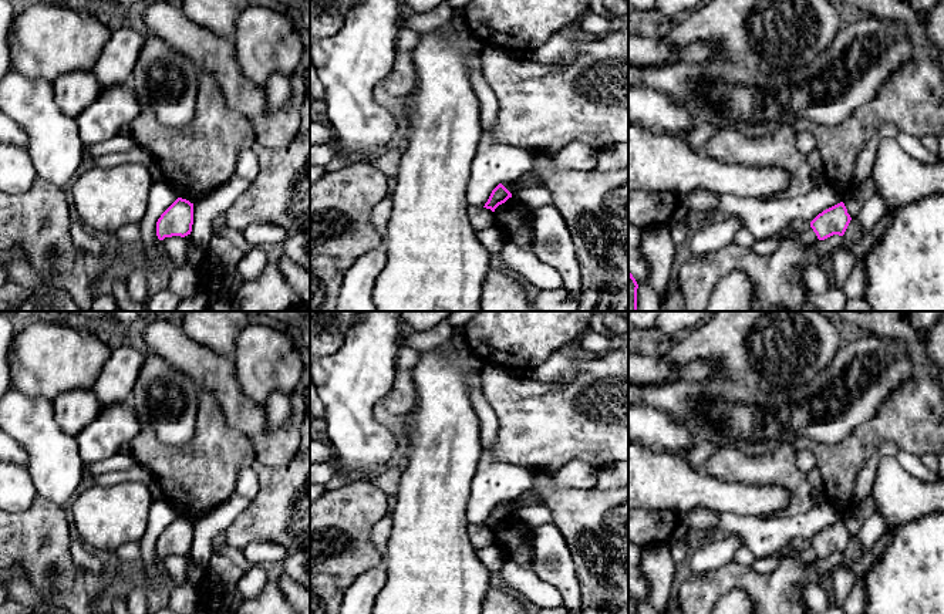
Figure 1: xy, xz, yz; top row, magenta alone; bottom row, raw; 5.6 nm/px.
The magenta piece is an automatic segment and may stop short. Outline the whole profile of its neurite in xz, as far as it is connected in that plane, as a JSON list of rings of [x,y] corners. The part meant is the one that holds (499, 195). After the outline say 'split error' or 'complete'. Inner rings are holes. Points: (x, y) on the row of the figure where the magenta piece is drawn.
[[[499,183],[490,193],[488,202],[485,203],[483,208],[490,209],[495,212],[495,209],[505,203],[509,198],[512,198],[512,193],[502,185]]]; complete

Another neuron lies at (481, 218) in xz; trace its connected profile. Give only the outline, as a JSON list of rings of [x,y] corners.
[[[469,206],[468,216],[475,230],[483,230],[495,225],[493,212],[483,206]]]

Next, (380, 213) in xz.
[[[387,196],[371,209],[371,222],[374,227],[385,237],[388,220],[392,210],[391,198]]]

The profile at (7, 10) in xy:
[[[0,0],[0,82],[11,70],[9,36],[16,11],[11,0]]]

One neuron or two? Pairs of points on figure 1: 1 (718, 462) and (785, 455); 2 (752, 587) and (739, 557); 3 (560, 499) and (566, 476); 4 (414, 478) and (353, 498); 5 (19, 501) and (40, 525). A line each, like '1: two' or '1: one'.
1: one
2: two
3: two
4: two
5: two

